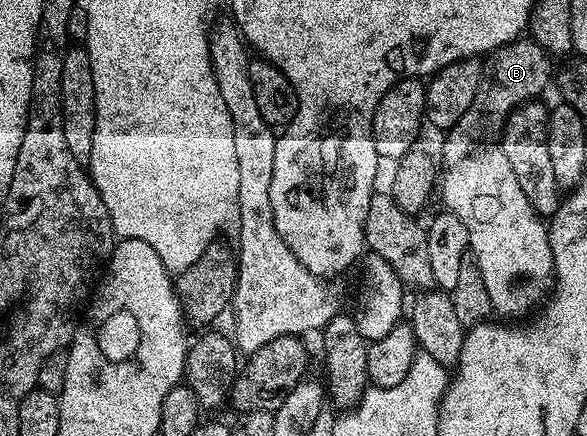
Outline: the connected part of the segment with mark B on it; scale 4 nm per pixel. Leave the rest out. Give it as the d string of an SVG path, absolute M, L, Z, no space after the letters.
M529 36L518 38L489 55L482 67L480 88L476 88L476 96L468 107L468 112L464 112L464 116L460 116L460 120L445 135L446 143L442 146L441 161L446 161L446 164L459 162L473 154L479 144L489 143L486 142L489 138L497 139L506 126L506 117L517 106L537 99L541 95L538 93L549 82L551 85L550 62L551 55Z

